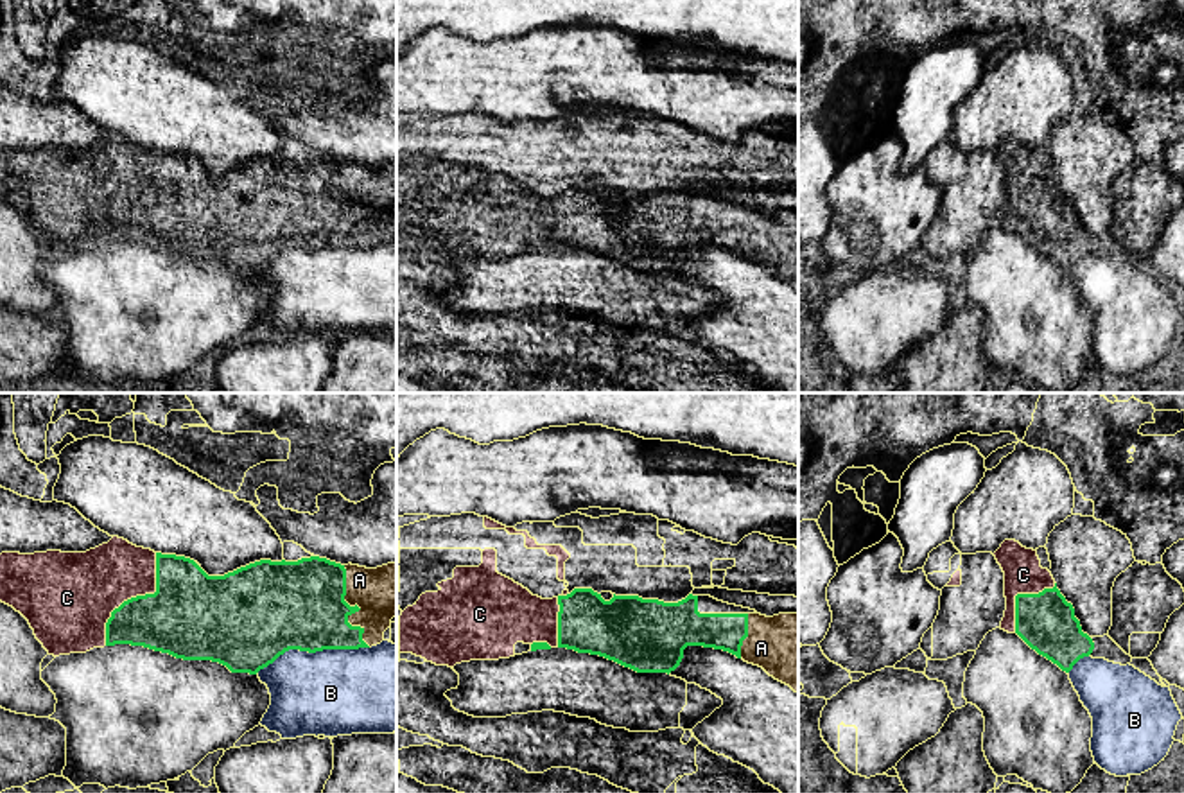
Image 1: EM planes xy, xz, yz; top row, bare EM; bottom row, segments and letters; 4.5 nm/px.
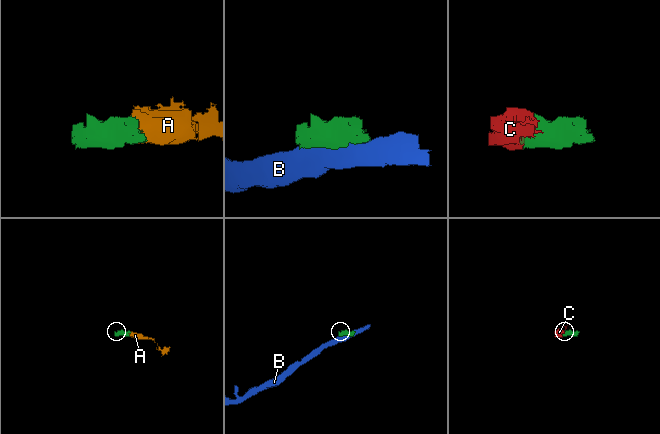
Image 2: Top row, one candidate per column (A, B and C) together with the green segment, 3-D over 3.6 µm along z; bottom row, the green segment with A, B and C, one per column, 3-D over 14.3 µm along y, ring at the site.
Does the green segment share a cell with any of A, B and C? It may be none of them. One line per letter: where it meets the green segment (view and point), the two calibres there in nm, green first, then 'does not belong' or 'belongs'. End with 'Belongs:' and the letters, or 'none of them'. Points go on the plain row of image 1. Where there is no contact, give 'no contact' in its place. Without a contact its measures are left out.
A: xy (357, 205) | 380/240 nm | belongs
B: xy (311, 250) | 400/380 nm | does not belong
C: xy (137, 194) | 380/340 nm | belongs
Belongs: A, C

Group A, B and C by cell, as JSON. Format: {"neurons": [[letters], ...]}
{"neurons": [["A", "C"], ["B"]]}

